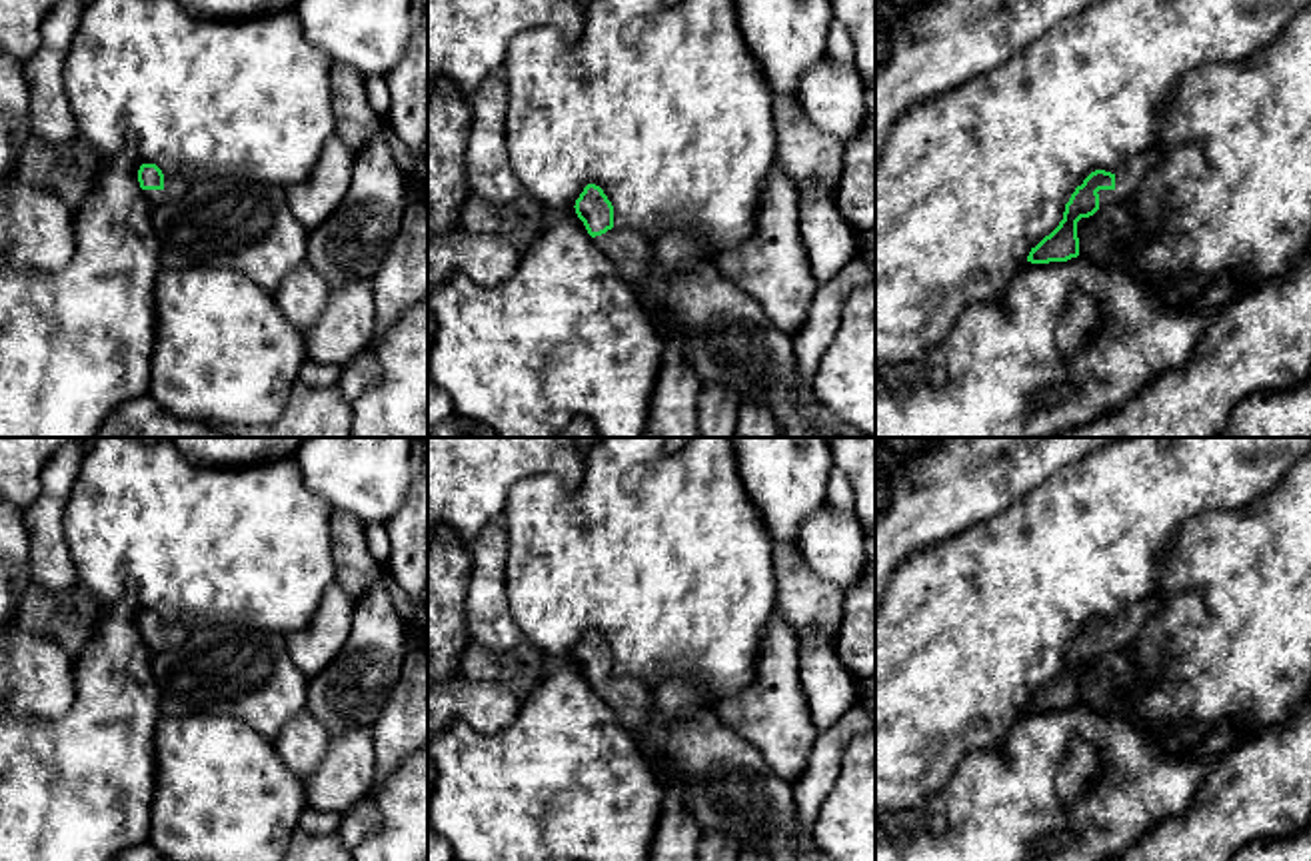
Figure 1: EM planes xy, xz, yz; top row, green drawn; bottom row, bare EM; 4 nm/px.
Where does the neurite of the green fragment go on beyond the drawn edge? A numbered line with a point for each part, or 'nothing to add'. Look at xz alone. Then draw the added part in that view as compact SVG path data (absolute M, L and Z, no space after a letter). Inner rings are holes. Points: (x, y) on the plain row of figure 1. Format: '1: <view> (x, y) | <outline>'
1: xz (728, 786) | M612 675L594 691L681 783L701 833L725 833L741 849L763 849L771 861L833 861L815 845L813 833L801 831L791 783L777 777L715 711L681 721L661 719L648 687L634 677Z

